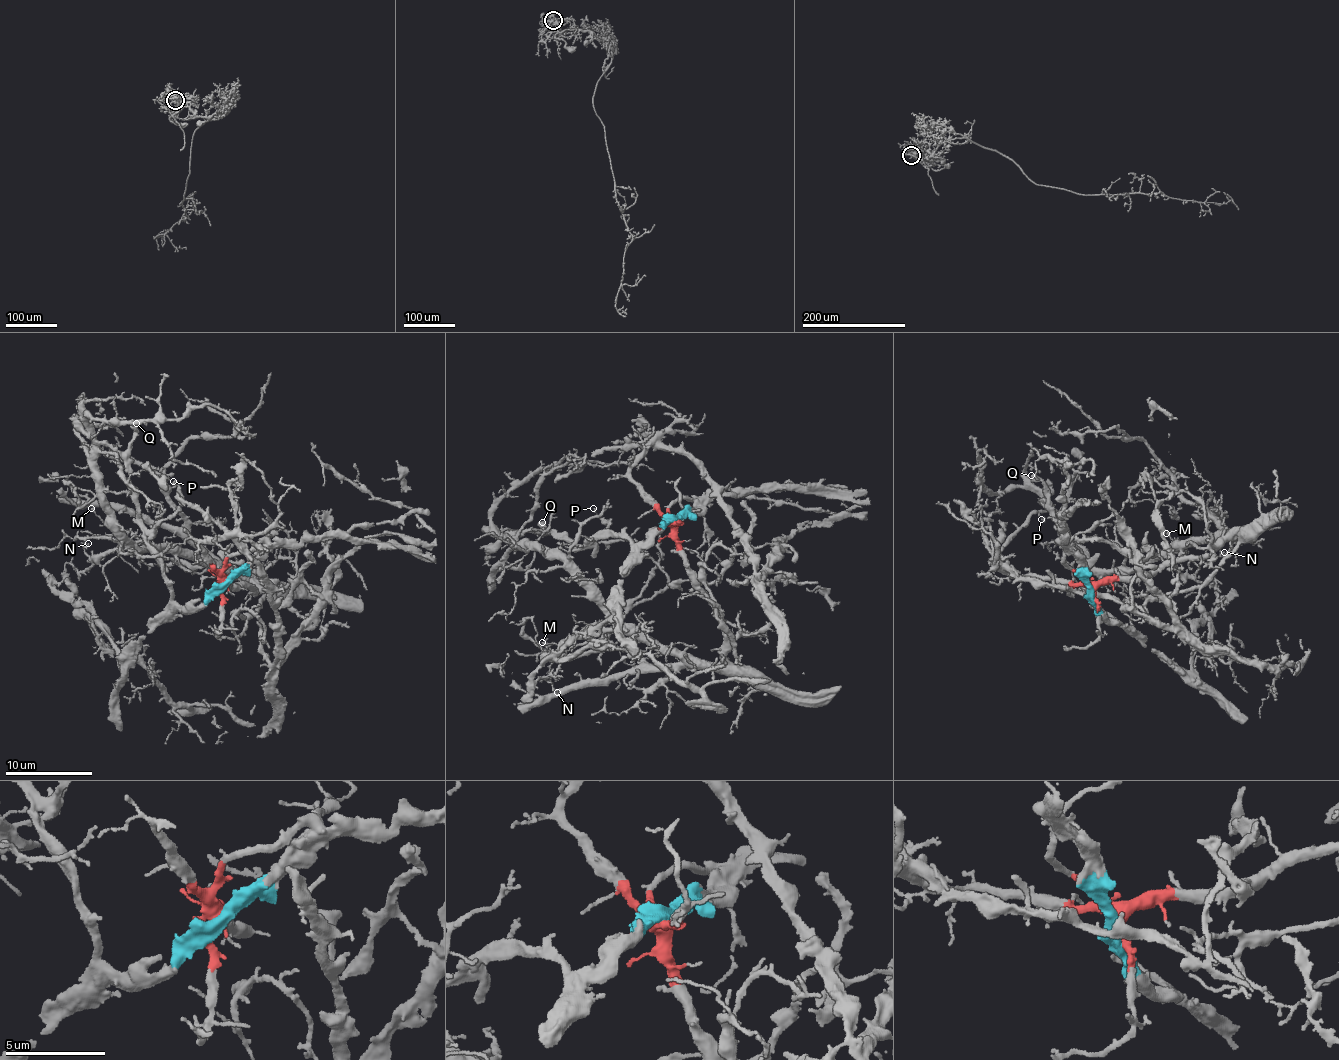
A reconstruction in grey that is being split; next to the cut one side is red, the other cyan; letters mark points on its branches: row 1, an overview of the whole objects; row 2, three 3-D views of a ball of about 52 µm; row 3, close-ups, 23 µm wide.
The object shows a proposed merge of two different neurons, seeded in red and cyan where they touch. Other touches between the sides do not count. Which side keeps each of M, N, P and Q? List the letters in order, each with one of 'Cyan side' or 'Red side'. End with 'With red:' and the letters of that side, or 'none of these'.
M: Red side
N: Red side
P: Cyan side
Q: Cyan side
With red: M, N

